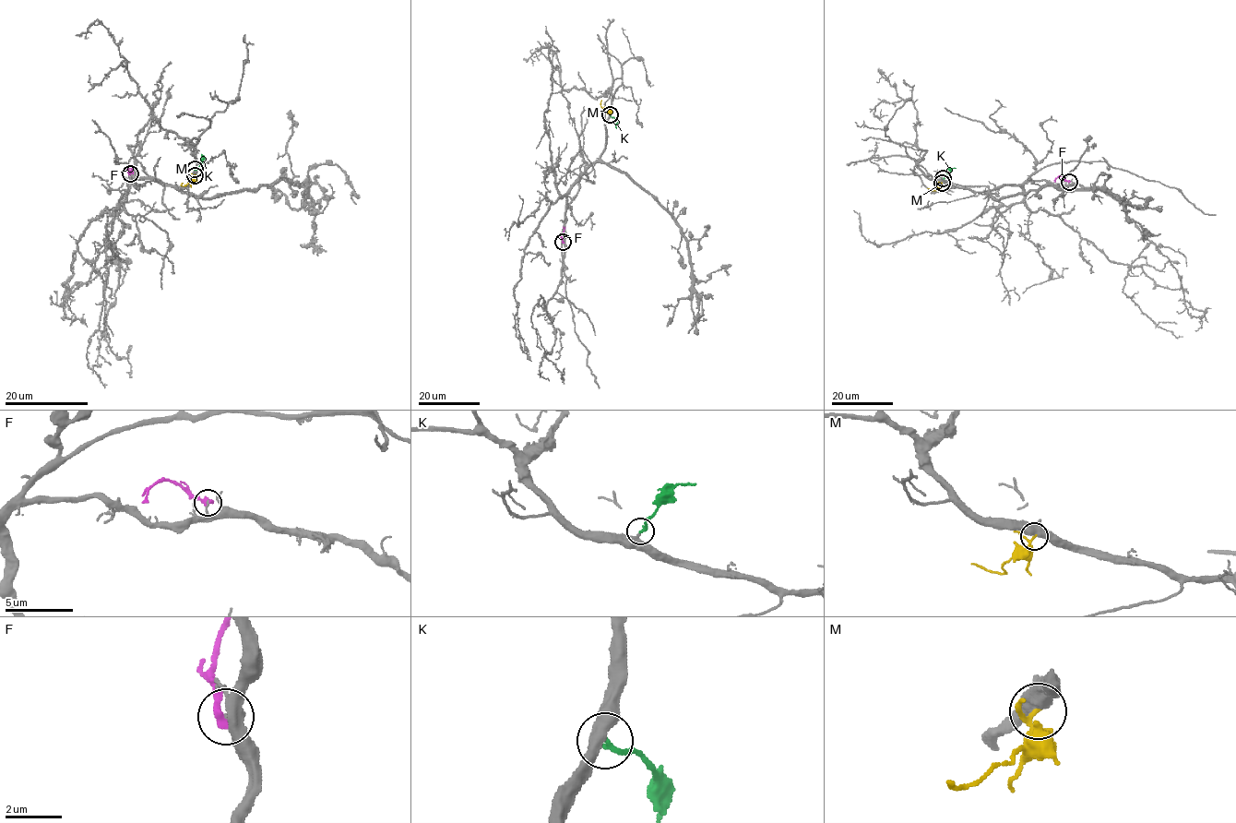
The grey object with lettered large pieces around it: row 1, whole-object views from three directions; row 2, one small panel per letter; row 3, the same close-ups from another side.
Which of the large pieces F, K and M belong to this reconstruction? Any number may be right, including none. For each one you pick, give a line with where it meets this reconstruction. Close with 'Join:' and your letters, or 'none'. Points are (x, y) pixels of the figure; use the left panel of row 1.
K: Touches grey at (195, 169)
Join: K

